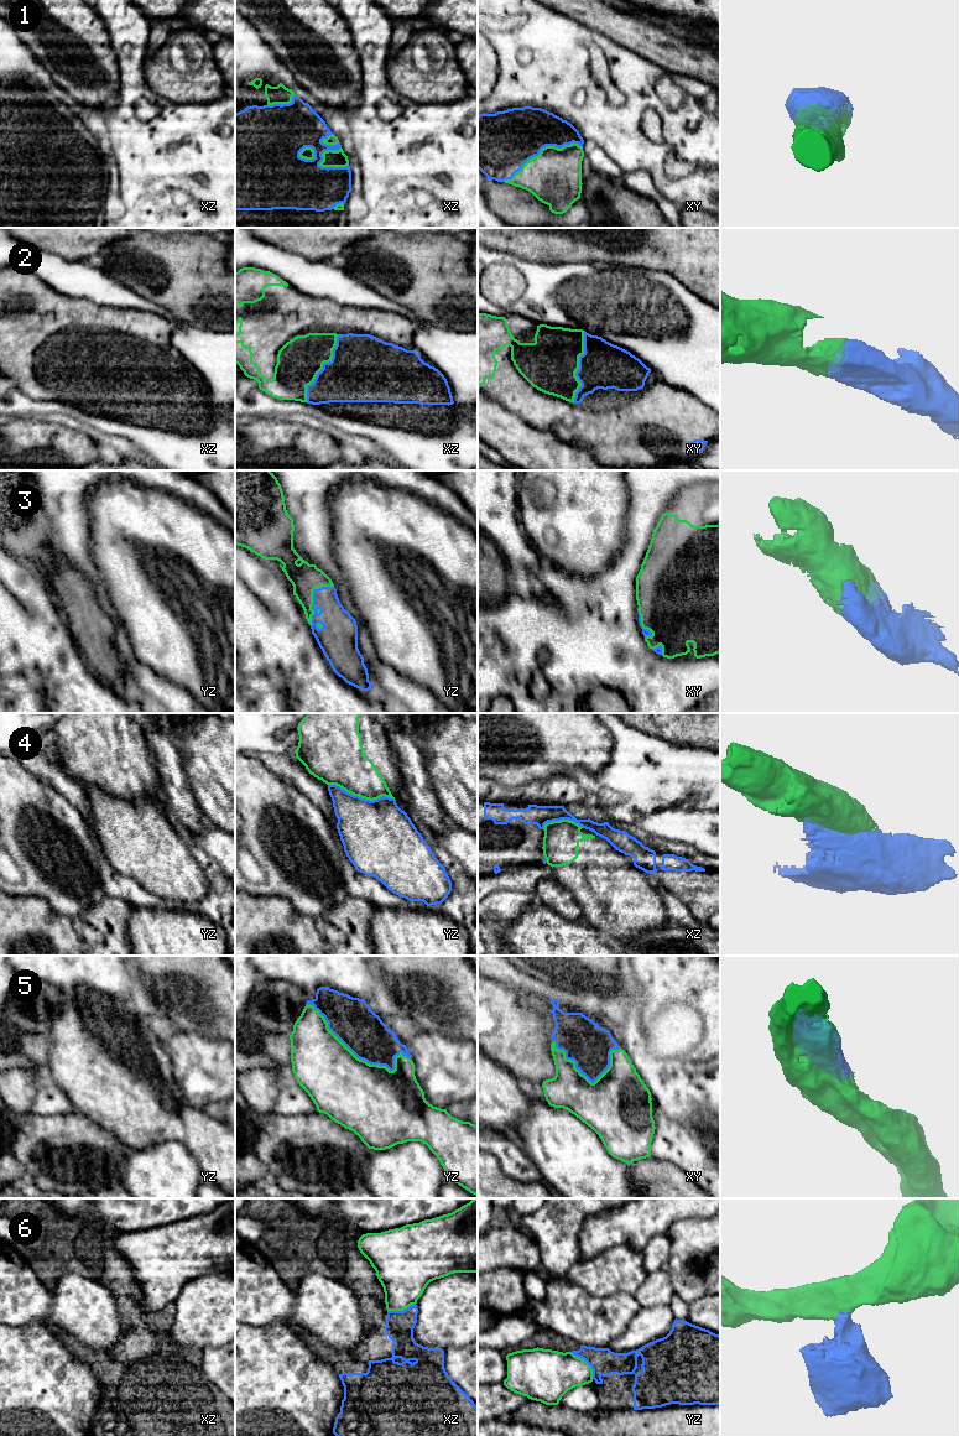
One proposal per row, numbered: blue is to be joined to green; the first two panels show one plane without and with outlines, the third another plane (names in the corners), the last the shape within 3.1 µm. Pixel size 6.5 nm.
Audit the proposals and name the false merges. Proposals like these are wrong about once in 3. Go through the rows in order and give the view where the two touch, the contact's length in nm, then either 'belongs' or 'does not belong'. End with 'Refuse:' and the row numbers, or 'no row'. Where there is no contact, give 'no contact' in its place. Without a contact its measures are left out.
1: xy | 550 nm | belongs
2: xz | 500 nm | belongs
3: yz | 300 nm | belongs
4: yz | 440 nm | does not belong
5: yz | 750 nm | belongs
6: yz | 220 nm | does not belong
Refuse: 4, 6

